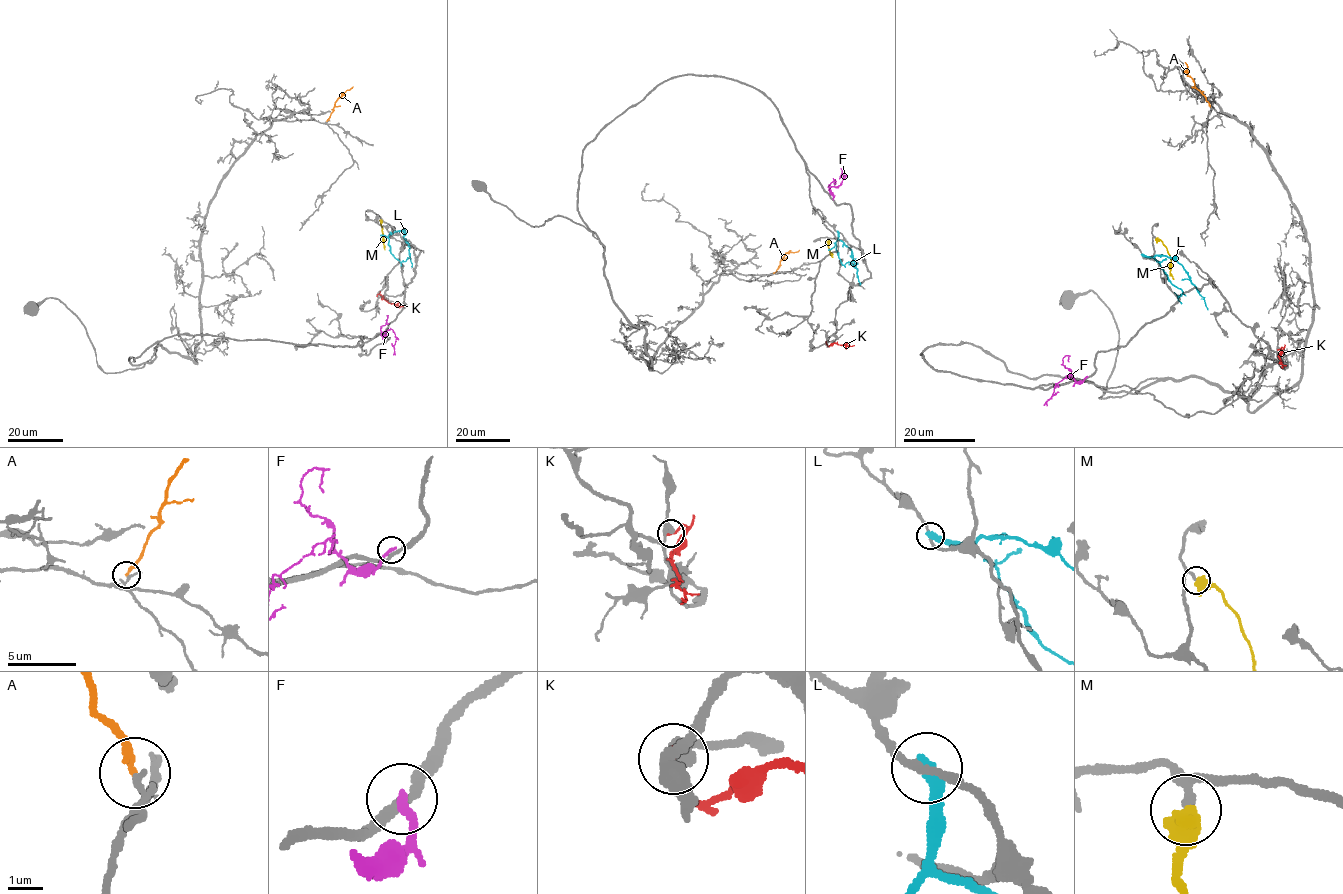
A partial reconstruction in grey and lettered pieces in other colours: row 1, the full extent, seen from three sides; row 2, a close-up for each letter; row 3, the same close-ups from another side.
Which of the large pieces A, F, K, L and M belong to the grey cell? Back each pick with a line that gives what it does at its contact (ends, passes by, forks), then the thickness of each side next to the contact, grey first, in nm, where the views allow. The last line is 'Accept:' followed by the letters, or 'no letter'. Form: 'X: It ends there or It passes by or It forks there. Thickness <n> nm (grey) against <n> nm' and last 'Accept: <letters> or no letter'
M: It ends there. Thickness 160 nm (grey) against 700 nm
Accept: M

